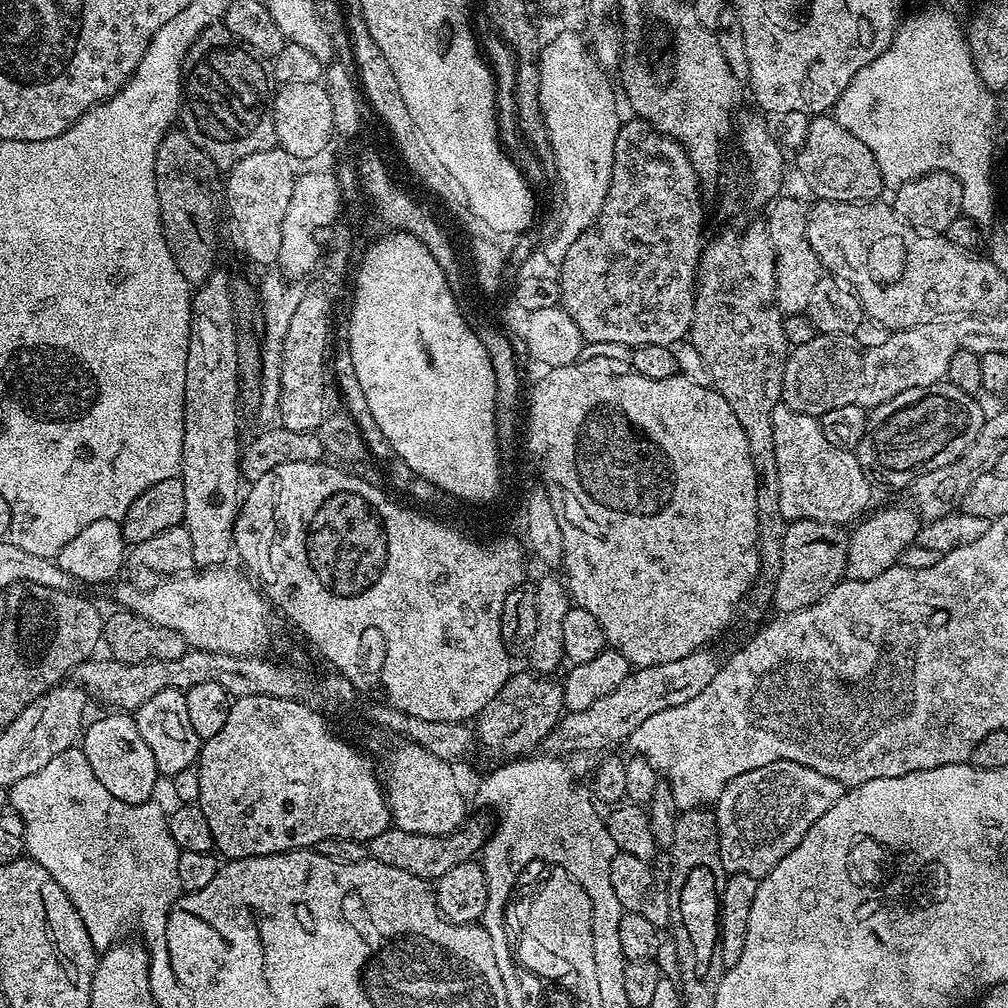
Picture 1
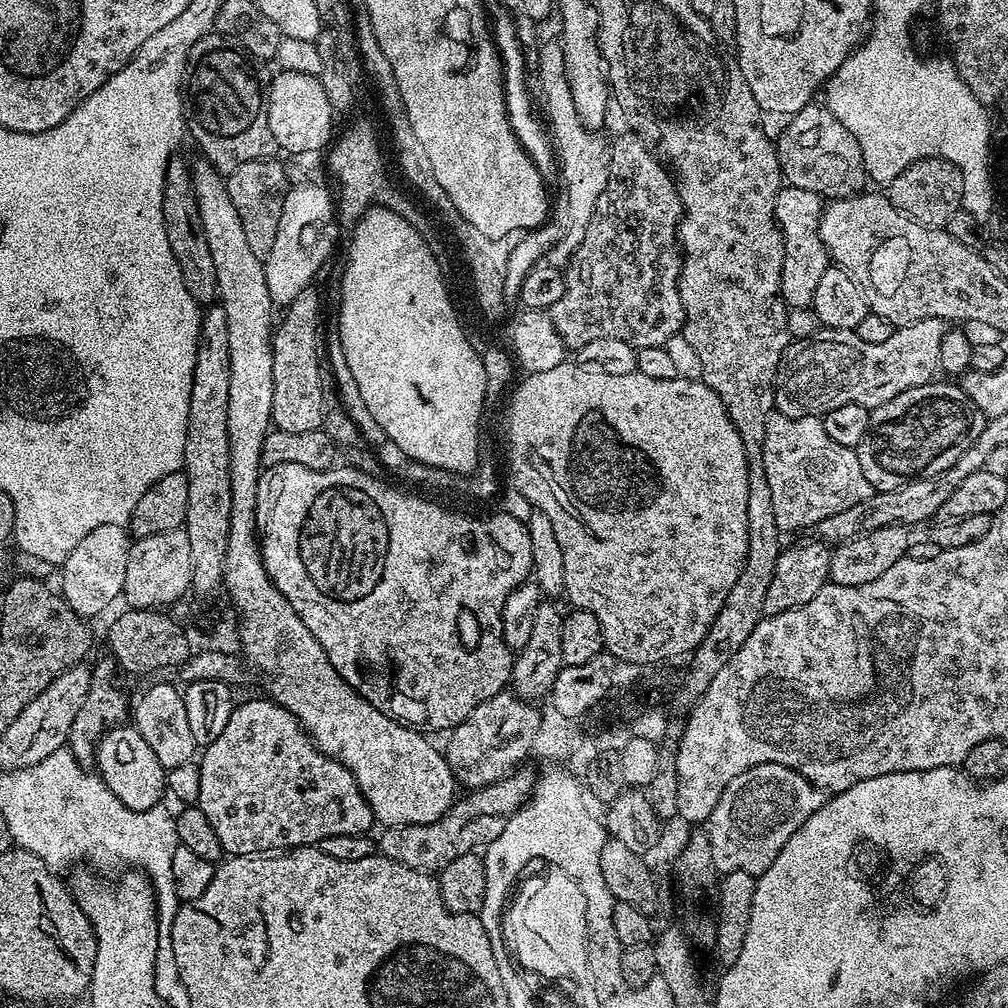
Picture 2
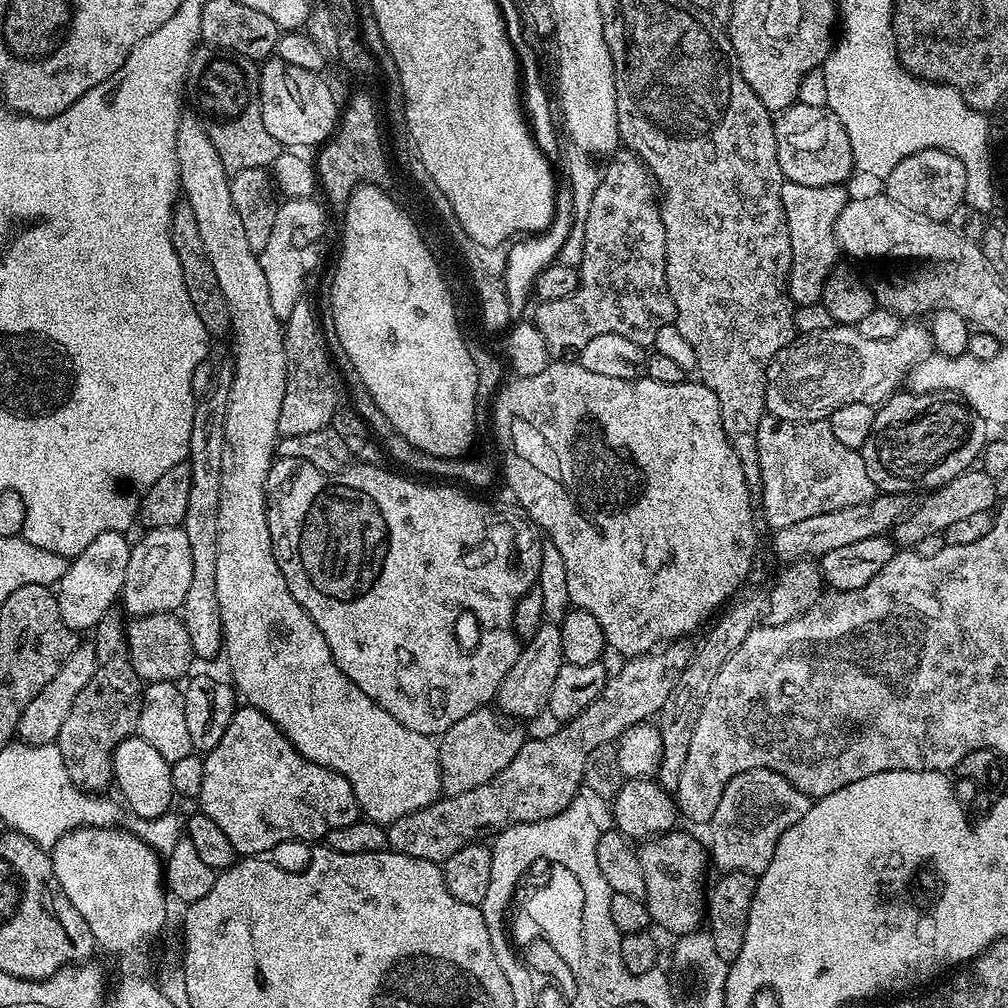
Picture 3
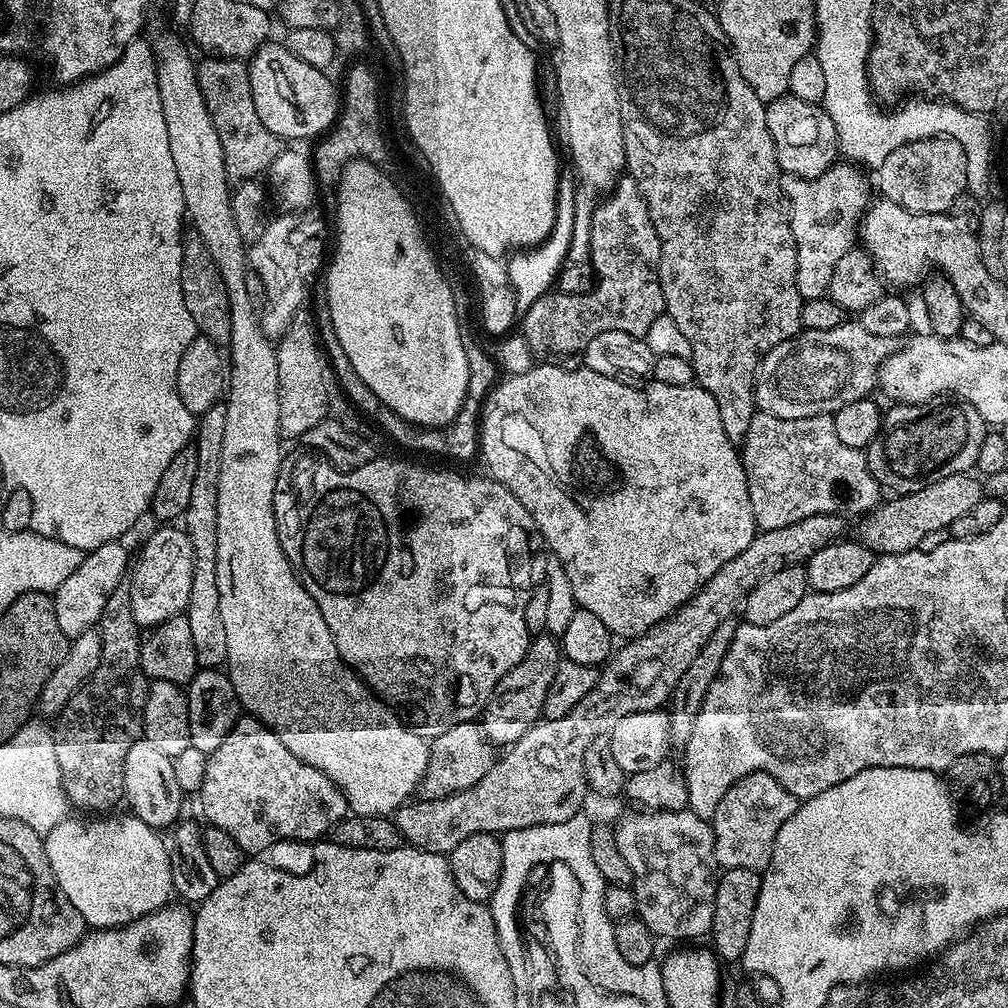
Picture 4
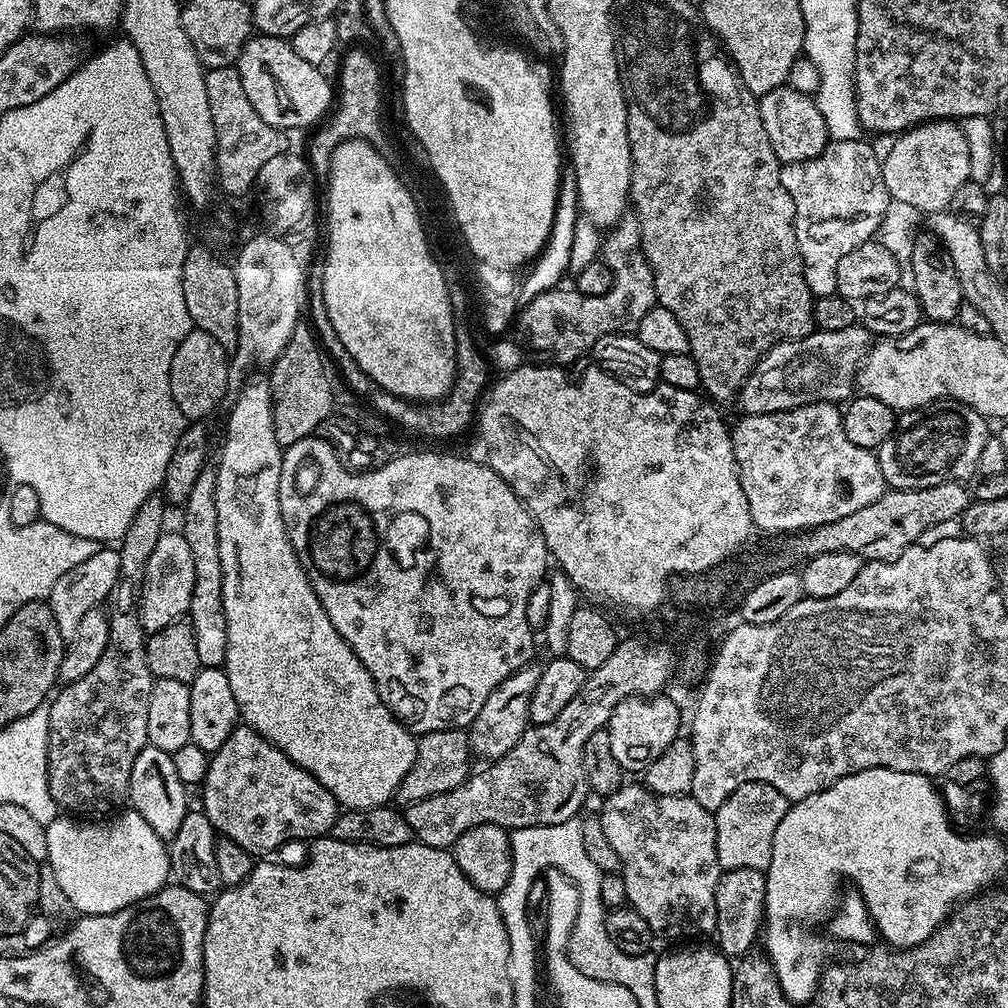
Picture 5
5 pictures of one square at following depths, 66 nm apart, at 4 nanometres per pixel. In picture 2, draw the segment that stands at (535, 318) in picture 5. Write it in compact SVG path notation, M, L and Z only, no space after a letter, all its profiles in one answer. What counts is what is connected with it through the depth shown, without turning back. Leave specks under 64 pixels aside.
M624 130L624 133L610 144L612 157L608 167L608 177L606 178L606 190L598 194L598 202L590 214L590 222L579 233L580 245L573 247L570 252L570 259L566 269L564 281L566 290L558 302L554 302L552 308L547 309L548 317L552 319L552 324L556 327L556 332L560 335L565 349L575 350L586 346L586 342L598 342L598 338L618 338L618 342L626 342L632 348L645 348L646 346L658 346L662 348L671 336L681 335L684 327L684 307L680 297L680 265L682 263L682 253L678 243L678 225L682 215L680 206L680 189L673 173L662 163L661 157L653 149L645 144L644 139L637 136L631 130Z

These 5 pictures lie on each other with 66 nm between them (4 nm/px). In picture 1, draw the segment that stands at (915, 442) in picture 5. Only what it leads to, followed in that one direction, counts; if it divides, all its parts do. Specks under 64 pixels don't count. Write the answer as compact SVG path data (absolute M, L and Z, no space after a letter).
M941 382L902 390L894 398L868 412L866 434L854 450L866 478L873 485L907 489L922 474L954 462L978 438L986 411L971 392Z

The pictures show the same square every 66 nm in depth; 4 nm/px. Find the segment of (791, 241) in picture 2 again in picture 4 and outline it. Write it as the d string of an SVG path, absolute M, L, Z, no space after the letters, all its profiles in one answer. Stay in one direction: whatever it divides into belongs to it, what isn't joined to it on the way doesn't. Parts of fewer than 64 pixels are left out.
M837 162L818 174L818 178L807 180L787 174L780 177L796 243L796 285L798 294L805 301L827 296L830 278L834 278L834 266L838 266L838 258L842 258L842 254L849 252L857 243L856 231L870 203L870 180L863 174L865 175L852 162Z

